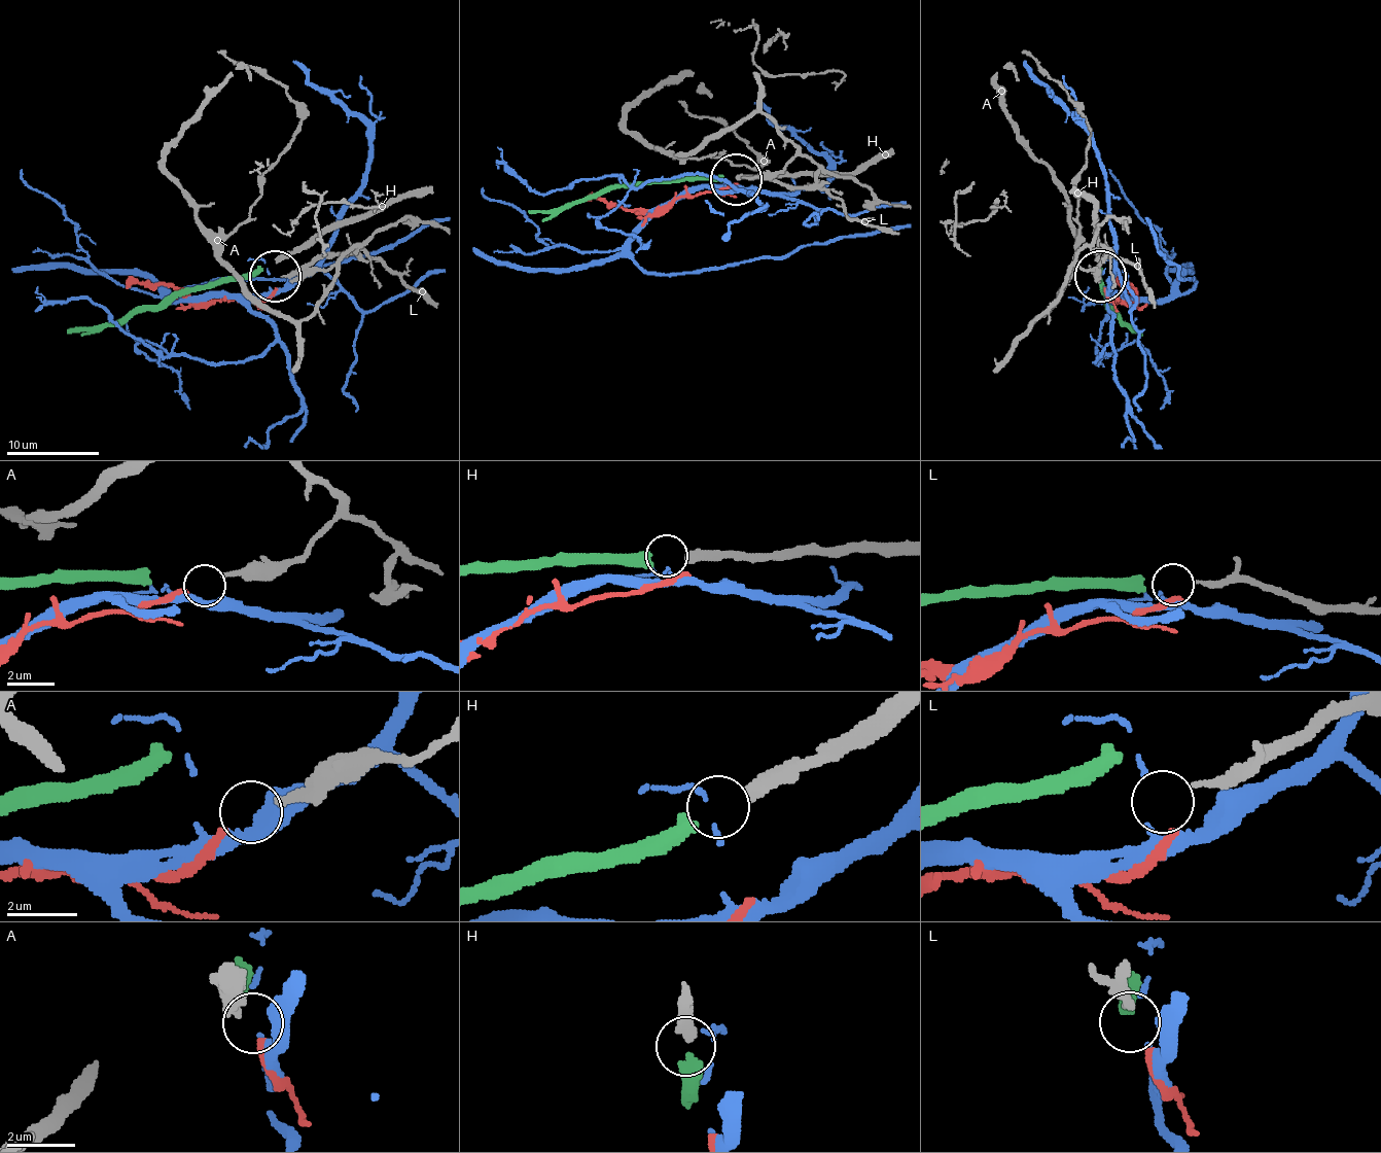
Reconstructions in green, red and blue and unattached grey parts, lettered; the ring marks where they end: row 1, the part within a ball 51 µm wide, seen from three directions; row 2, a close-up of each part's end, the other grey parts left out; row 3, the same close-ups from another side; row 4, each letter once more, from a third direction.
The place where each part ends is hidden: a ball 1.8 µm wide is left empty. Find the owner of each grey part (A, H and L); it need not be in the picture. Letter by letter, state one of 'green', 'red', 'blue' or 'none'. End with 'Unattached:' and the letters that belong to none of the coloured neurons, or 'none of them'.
A: red
H: green
L: none
Unattached: L

